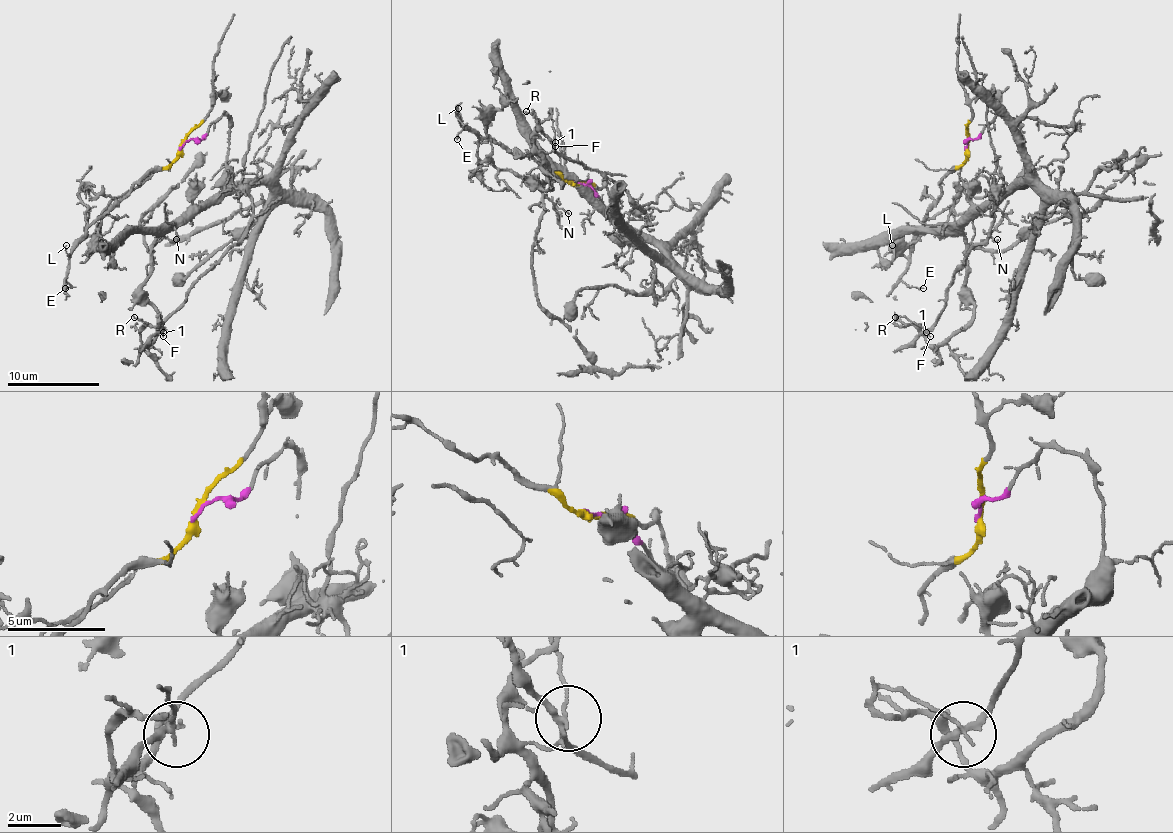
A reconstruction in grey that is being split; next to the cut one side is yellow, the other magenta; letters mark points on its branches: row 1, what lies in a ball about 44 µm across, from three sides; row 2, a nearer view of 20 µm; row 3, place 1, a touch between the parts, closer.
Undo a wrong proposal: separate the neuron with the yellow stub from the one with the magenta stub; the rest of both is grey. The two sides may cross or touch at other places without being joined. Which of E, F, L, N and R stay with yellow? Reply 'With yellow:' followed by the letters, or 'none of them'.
With yellow: E, L

